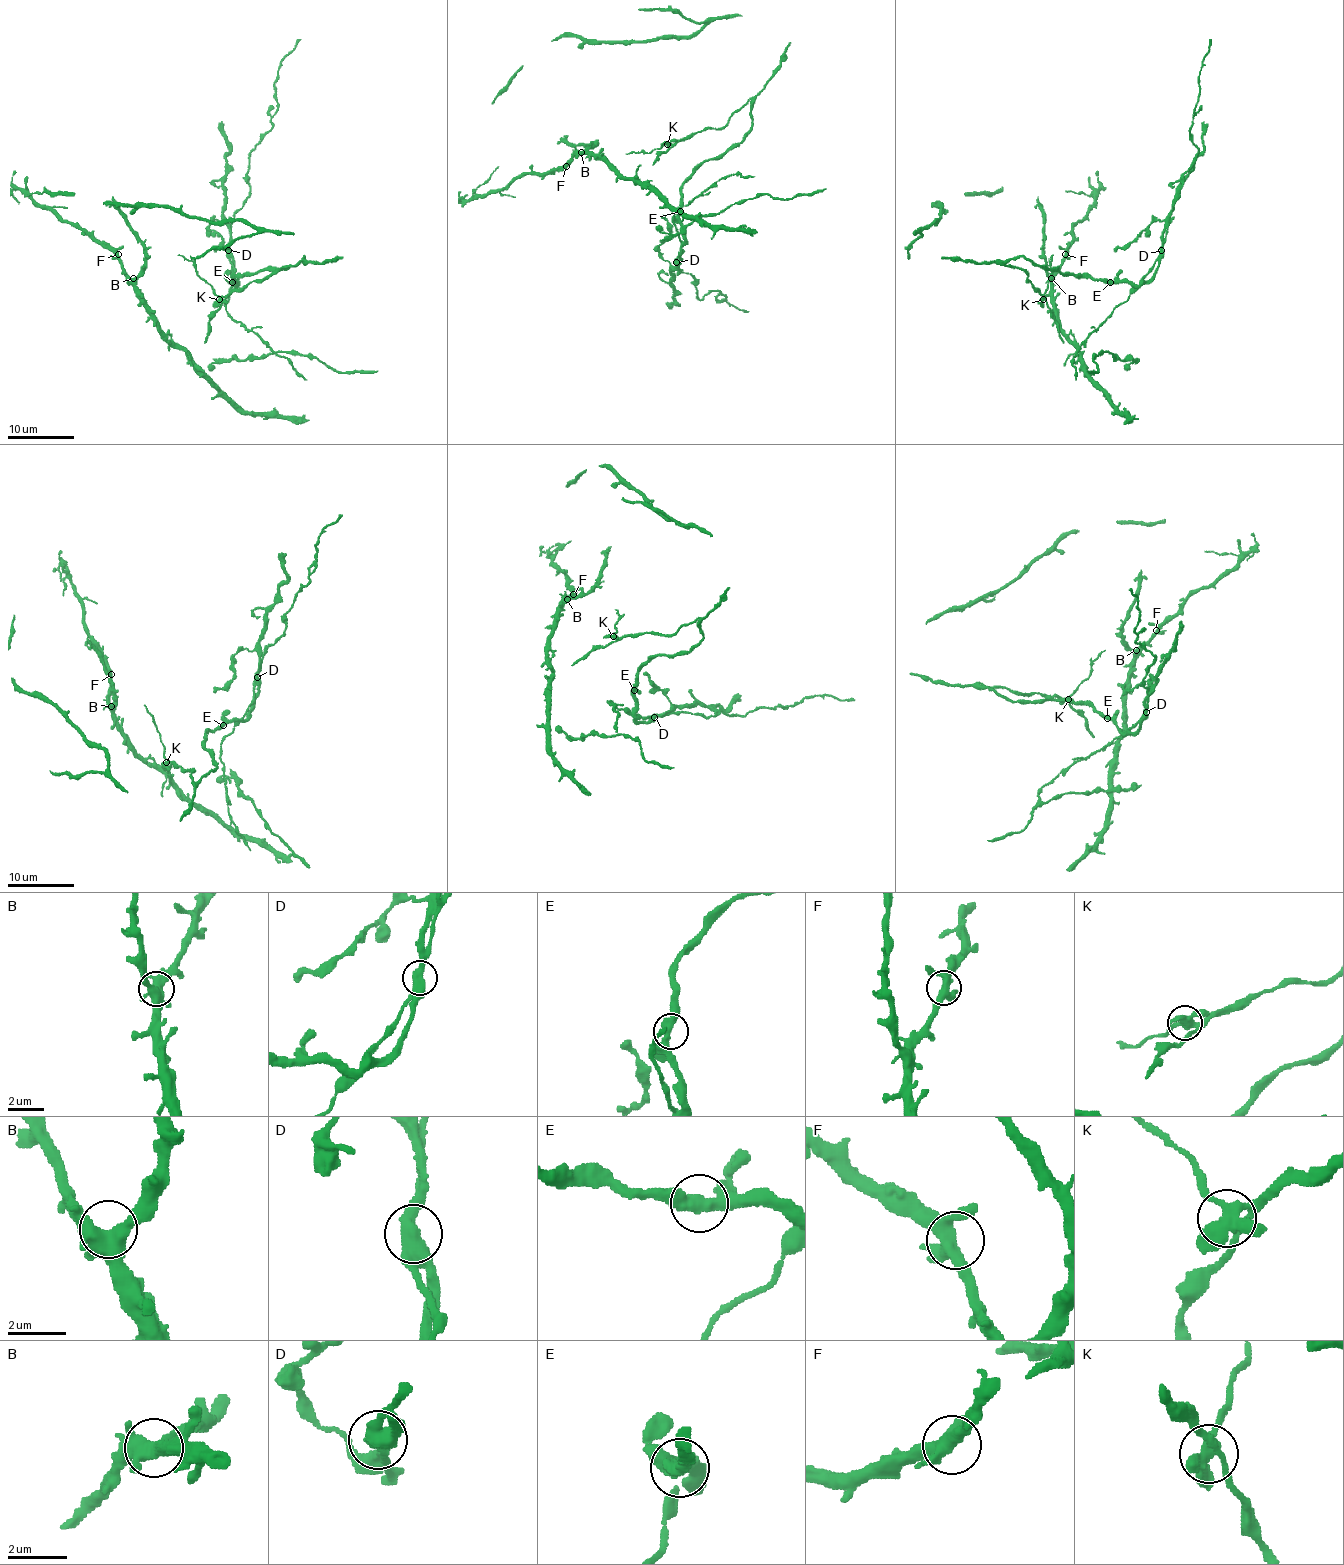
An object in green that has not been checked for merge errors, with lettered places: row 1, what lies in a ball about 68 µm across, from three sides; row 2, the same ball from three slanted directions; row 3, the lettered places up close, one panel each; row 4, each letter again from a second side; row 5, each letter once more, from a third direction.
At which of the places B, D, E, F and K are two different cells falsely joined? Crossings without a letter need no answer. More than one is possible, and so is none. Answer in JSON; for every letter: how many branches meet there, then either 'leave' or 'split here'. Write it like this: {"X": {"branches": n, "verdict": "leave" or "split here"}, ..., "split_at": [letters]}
{"B": {"branches": 5, "verdict": "leave"}, "D": {"branches": 3, "verdict": "split here"}, "E": {"branches": 2, "verdict": "leave"}, "F": {"branches": 5, "verdict": "leave"}, "K": {"branches": 5, "verdict": "split here"}, "split_at": ["D", "K"]}

